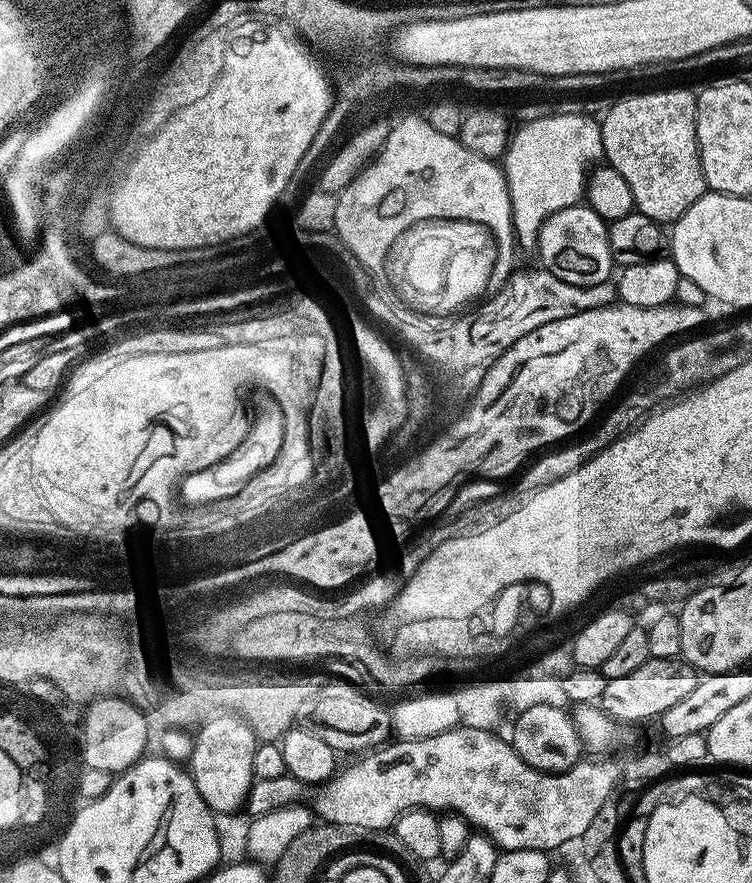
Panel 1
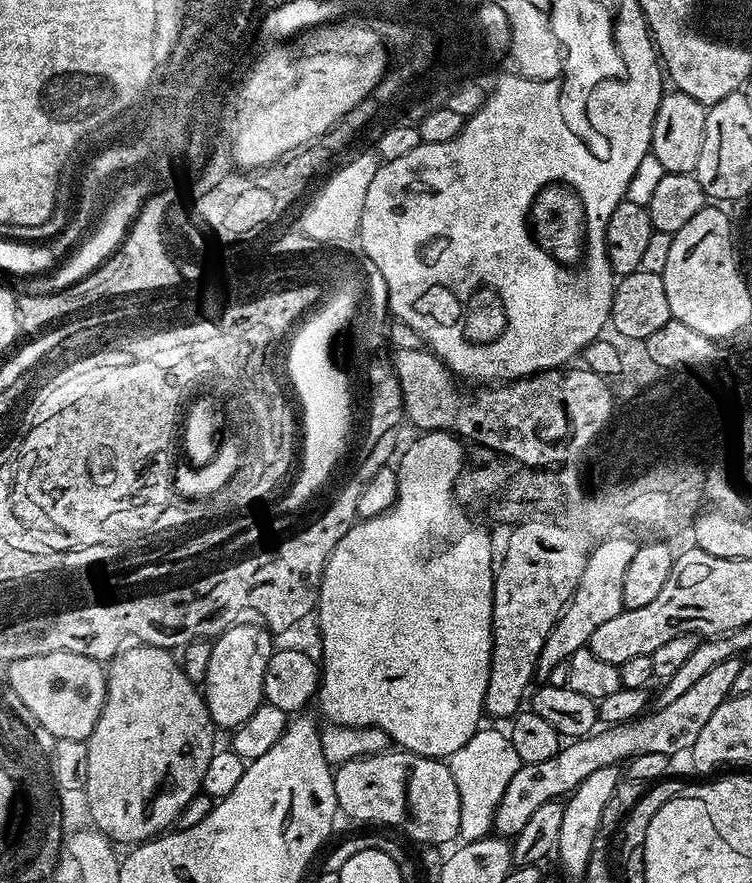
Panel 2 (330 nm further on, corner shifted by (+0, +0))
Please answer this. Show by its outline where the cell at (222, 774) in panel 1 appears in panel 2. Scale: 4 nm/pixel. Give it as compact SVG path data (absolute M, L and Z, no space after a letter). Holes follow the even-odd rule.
M237 622L211 641L210 666L206 666L202 695L217 729L235 730L254 714L254 710L258 710L260 704L265 703L264 679L268 660L274 651L272 640L273 633L259 623Z

